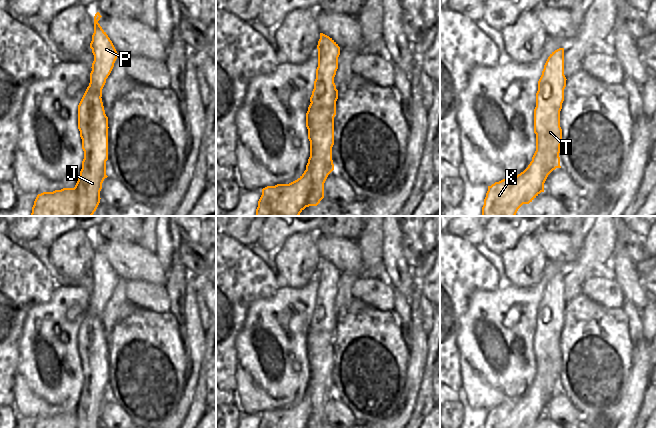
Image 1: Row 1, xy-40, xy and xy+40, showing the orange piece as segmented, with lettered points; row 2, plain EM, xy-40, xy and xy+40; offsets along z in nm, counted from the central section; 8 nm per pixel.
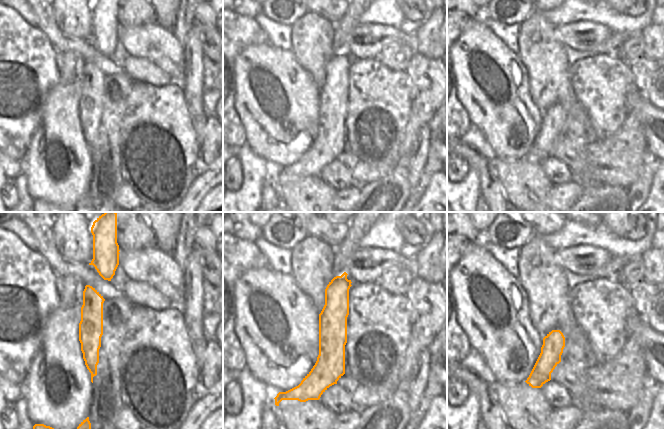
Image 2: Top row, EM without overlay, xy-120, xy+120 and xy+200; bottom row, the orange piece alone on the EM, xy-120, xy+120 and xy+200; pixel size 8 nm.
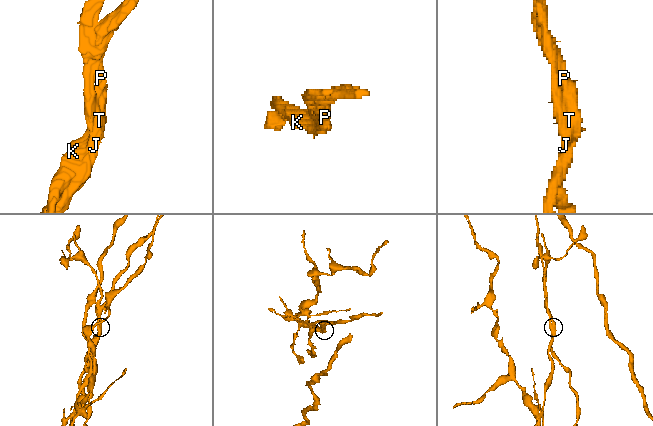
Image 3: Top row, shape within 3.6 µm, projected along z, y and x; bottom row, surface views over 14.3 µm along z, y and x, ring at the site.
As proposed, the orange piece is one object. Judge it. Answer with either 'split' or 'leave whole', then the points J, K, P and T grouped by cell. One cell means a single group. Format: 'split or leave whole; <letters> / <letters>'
split; J / K P T

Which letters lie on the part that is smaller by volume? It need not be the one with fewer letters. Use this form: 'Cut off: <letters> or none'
Cut off: J

